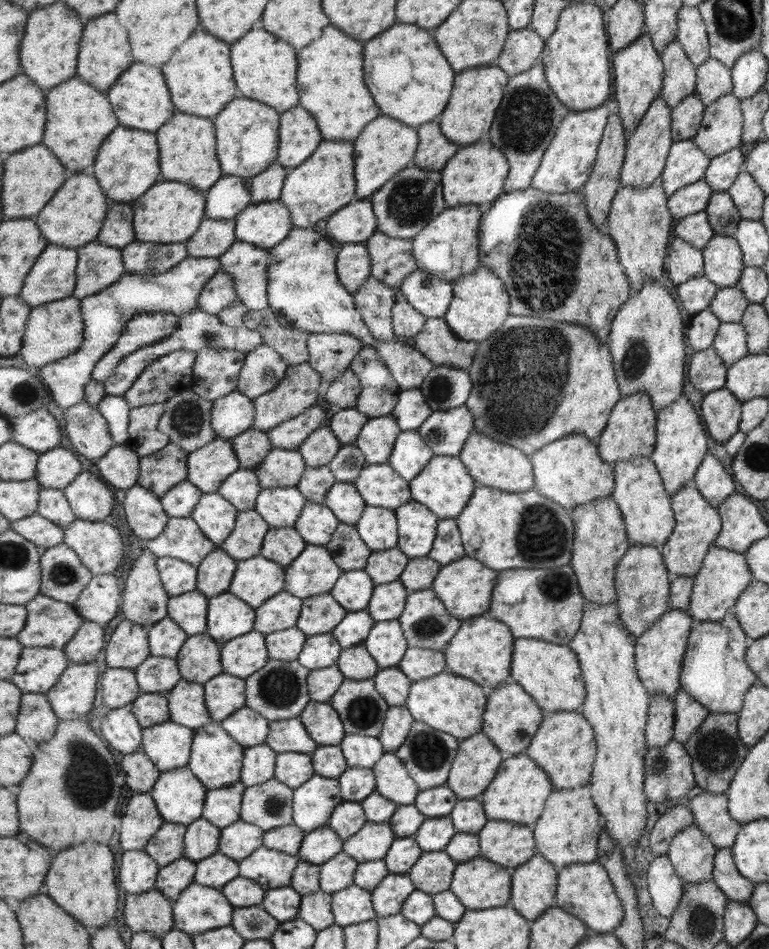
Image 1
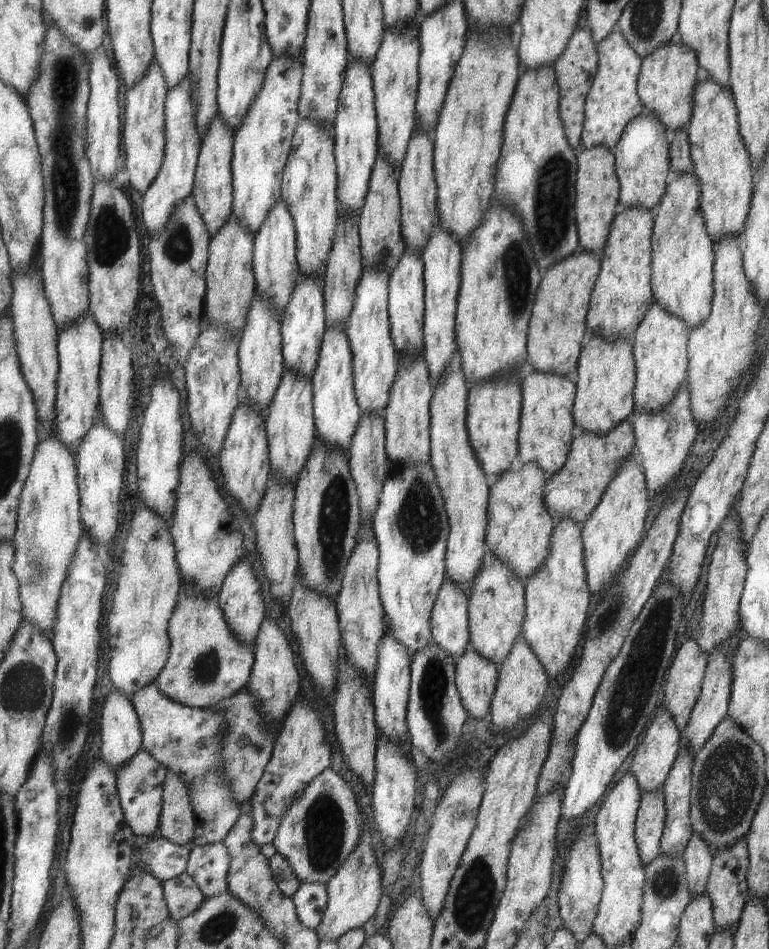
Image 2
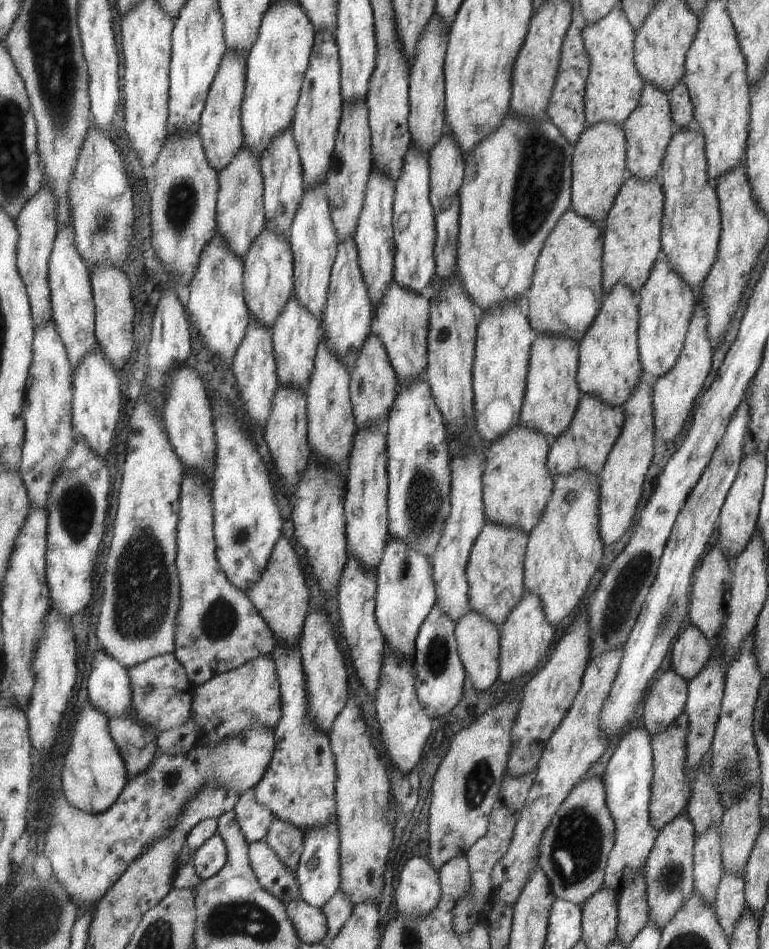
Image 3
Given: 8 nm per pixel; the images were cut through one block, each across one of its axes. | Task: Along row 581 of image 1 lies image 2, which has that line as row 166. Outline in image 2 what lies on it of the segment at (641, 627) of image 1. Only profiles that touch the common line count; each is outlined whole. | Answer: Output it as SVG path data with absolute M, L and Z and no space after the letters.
M646 110L639 118L629 123L621 142L611 149L616 158L616 173L620 178L621 208L647 208L649 212L655 212L673 175L670 145L669 132L657 114Z

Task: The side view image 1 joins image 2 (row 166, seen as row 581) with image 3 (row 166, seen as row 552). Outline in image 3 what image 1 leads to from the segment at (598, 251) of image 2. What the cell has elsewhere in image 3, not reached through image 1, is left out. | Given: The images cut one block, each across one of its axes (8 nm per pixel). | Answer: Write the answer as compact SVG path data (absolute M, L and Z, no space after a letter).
M615 122L591 125L576 145L572 178L572 205L577 214L603 224L616 205L617 196L628 176L628 136L624 126Z

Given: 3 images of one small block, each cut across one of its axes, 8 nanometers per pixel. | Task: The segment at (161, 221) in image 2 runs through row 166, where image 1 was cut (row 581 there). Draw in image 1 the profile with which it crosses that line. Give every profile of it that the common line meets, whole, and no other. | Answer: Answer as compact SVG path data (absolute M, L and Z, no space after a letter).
M158 557L157 566L171 597L191 592L197 588L199 573L197 566L172 557Z

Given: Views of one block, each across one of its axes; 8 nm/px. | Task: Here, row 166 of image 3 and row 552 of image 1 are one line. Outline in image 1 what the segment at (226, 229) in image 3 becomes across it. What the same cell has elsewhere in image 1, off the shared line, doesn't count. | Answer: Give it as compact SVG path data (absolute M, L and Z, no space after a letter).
M257 510L241 511L236 529L222 545L235 561L247 561L262 554L266 534L271 529Z

